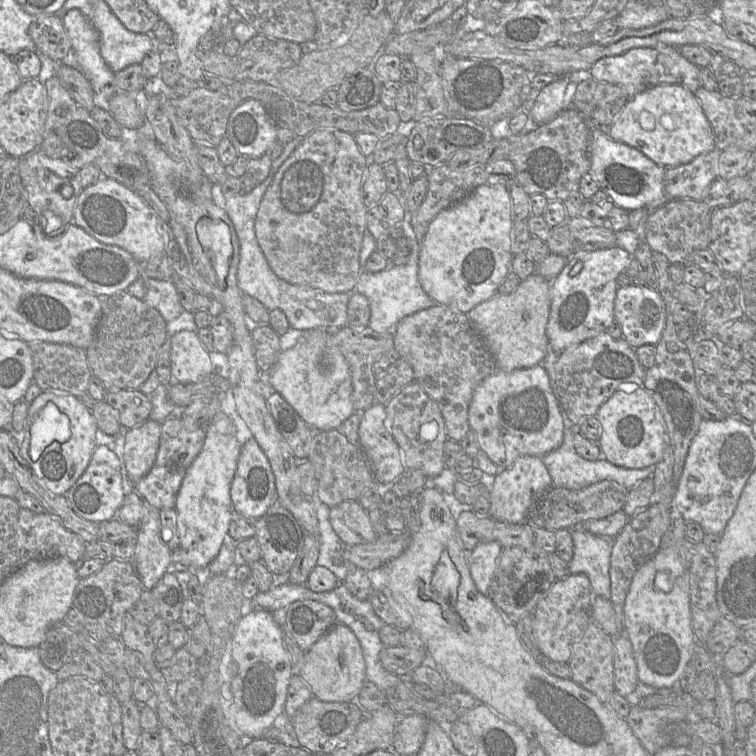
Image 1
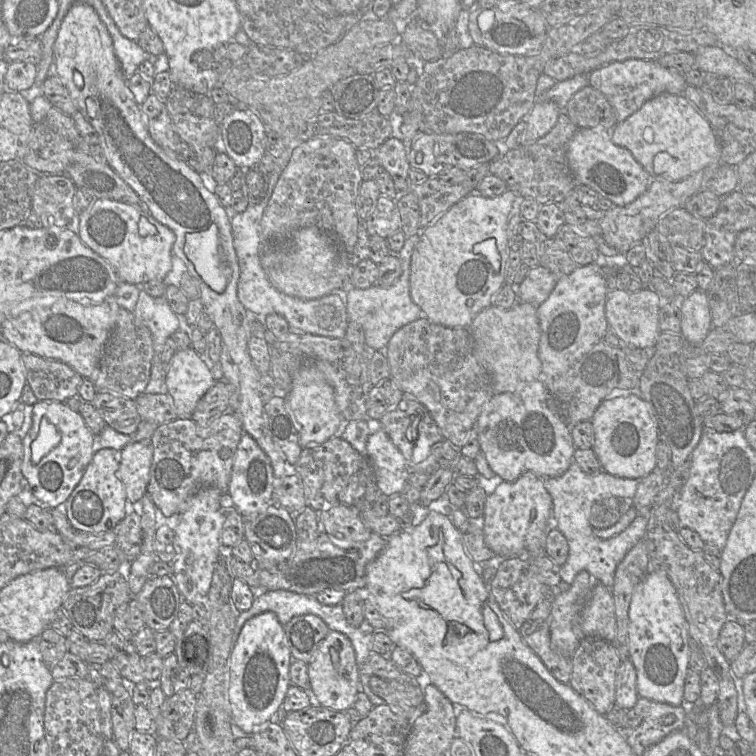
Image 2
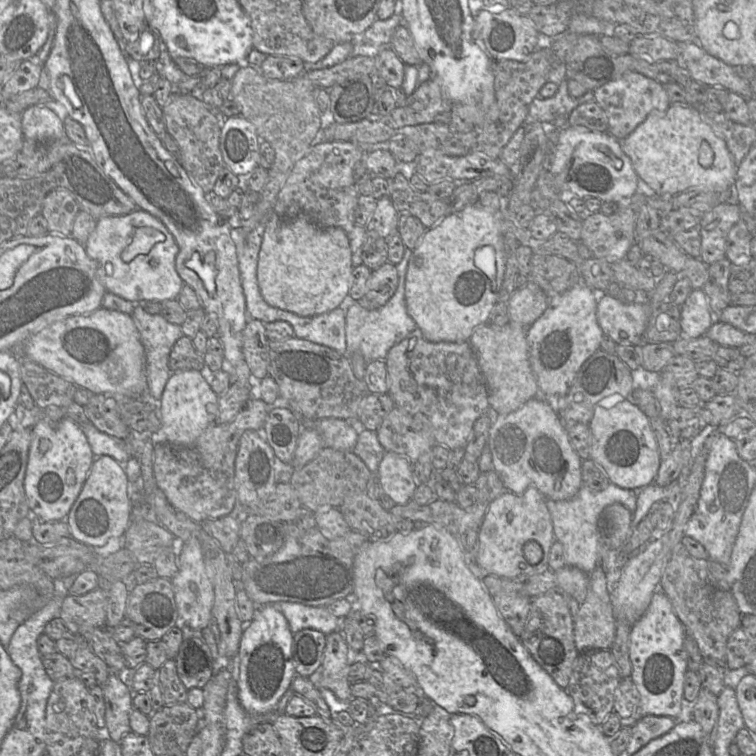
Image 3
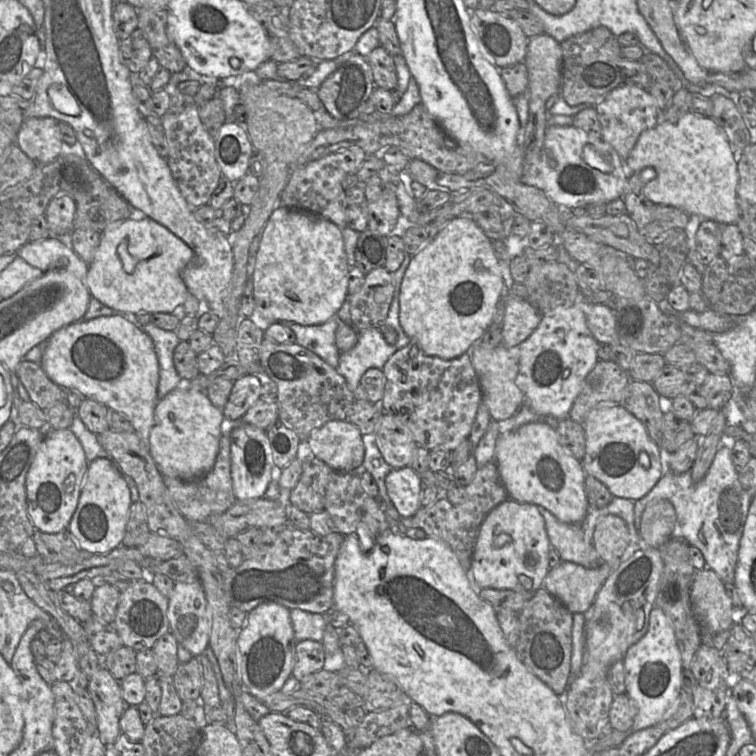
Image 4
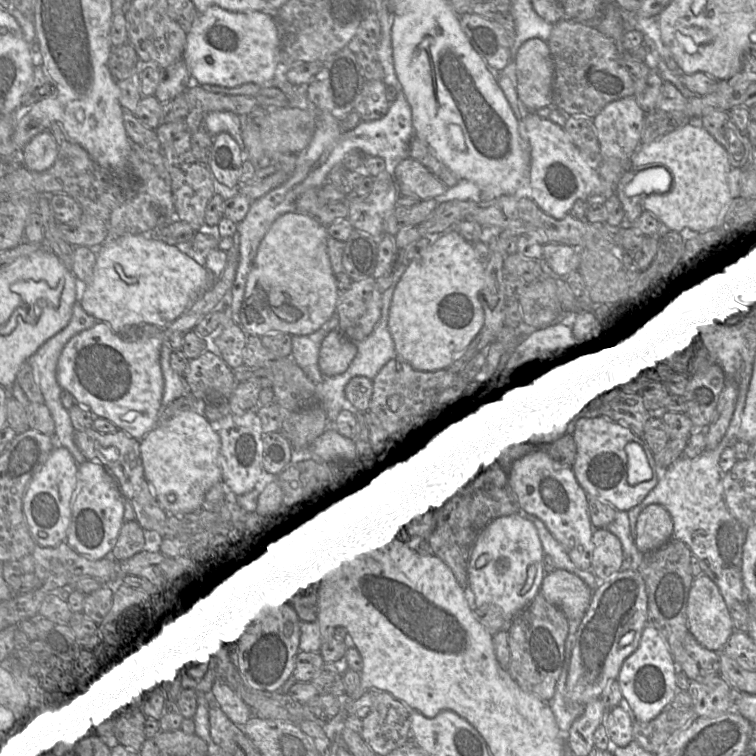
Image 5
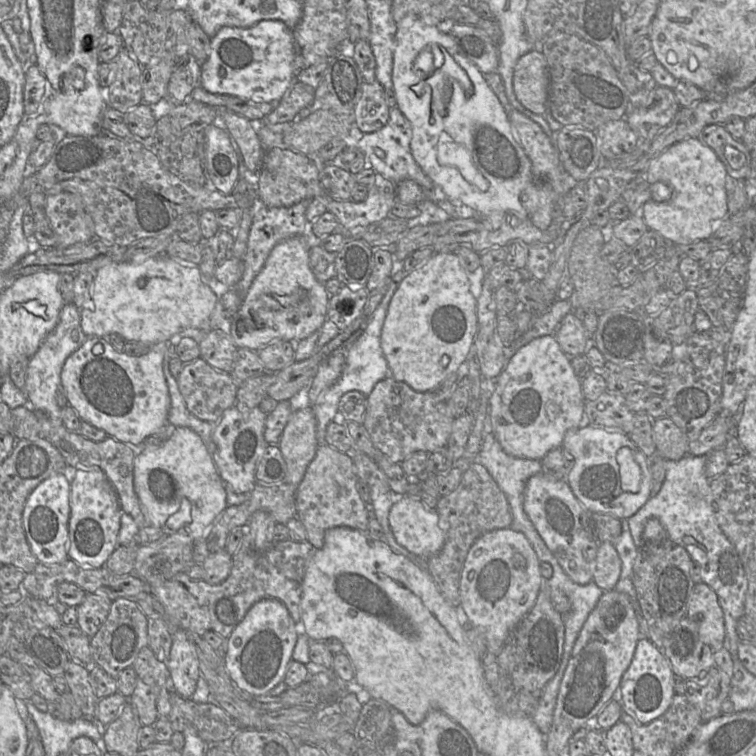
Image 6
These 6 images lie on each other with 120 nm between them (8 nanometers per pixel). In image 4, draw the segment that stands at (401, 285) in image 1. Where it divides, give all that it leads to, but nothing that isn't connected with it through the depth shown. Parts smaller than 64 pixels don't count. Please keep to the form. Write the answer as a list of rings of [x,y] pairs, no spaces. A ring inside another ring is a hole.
[[[406,254],[402,264],[396,270],[393,272],[393,285],[394,285],[394,296],[393,300],[391,302],[388,315],[386,319],[384,320],[382,325],[388,325],[394,328],[398,334],[398,338],[394,344],[389,344],[380,330],[380,328],[374,327],[374,328],[367,328],[363,329],[358,332],[358,340],[356,345],[350,349],[349,351],[346,351],[344,353],[341,353],[339,358],[339,364],[336,367],[337,371],[346,379],[346,382],[348,384],[349,389],[354,392],[358,388],[358,385],[360,383],[360,379],[362,375],[370,368],[378,368],[382,369],[384,365],[386,364],[387,360],[398,350],[406,346],[408,343],[410,343],[411,339],[406,335],[404,330],[402,329],[400,322],[399,322],[399,295],[400,295],[400,287],[401,283],[405,274],[405,271],[410,264],[412,256]]]

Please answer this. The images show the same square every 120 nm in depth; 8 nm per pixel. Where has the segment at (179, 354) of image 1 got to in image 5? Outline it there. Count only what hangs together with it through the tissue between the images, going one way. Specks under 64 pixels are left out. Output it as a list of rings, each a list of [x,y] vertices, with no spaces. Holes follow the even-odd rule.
[[[163,409],[159,416],[159,421],[155,427],[140,441],[140,452],[142,458],[142,464],[144,468],[144,475],[149,482],[154,495],[159,503],[160,507],[168,514],[173,516],[183,516],[188,513],[198,511],[203,508],[205,503],[205,495],[209,489],[216,483],[223,481],[222,471],[220,466],[220,449],[221,440],[219,433],[214,430],[211,422],[205,417],[203,412],[197,412],[194,410],[185,410],[175,415],[163,415]]]

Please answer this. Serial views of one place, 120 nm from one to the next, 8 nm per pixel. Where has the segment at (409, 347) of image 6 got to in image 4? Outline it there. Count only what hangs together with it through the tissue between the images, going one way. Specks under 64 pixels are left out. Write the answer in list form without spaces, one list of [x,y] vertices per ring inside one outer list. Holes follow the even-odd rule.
[[[455,217],[412,256],[400,287],[400,325],[426,355],[455,359],[467,353],[492,324],[502,289],[492,240],[473,219]]]

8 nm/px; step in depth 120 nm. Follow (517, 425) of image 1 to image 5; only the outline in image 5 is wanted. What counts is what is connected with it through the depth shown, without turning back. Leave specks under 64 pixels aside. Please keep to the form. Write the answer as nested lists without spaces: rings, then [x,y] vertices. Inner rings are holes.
[[[538,449],[512,463],[508,481],[523,513],[542,520],[574,565],[589,570],[592,566],[595,528],[589,515],[588,495],[578,483],[572,467],[555,462],[545,449]]]

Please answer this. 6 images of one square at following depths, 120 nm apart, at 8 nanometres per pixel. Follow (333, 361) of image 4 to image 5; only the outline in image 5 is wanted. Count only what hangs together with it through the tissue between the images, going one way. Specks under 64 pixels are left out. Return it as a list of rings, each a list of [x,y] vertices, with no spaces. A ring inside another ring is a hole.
[[[323,325],[309,335],[292,335],[292,358],[316,385],[326,378],[319,367],[319,355],[328,333],[326,325]]]

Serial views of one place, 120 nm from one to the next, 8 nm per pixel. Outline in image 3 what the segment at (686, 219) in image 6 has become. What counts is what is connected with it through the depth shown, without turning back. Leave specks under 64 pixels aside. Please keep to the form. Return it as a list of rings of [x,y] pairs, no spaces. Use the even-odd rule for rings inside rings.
[[[670,104],[663,115],[649,115],[630,135],[619,141],[638,177],[659,196],[674,196],[689,188],[706,188],[720,194],[721,202],[725,202],[735,184],[737,164],[725,140],[702,119],[696,107],[689,104]]]

